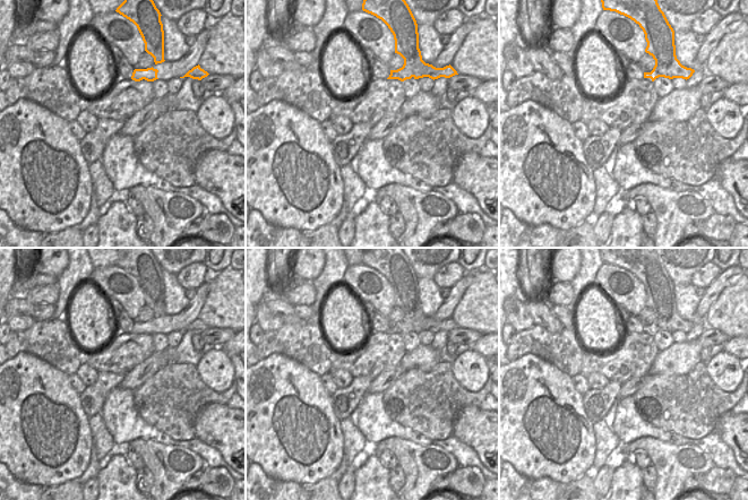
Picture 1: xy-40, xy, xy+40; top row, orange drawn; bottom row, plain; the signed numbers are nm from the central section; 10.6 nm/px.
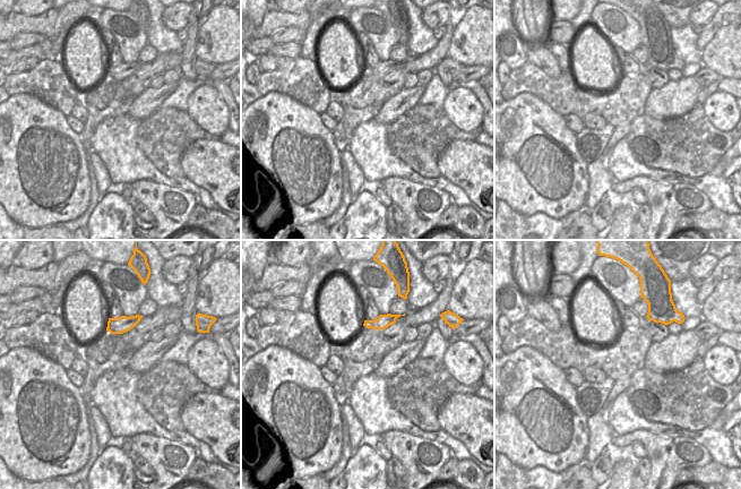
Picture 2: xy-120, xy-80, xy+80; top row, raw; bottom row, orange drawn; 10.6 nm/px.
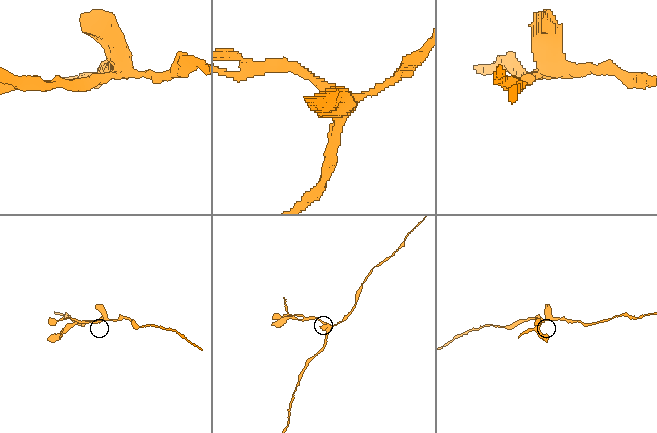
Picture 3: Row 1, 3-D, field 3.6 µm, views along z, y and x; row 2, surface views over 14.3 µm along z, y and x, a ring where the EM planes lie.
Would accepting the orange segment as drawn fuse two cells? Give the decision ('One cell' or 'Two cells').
Two cells

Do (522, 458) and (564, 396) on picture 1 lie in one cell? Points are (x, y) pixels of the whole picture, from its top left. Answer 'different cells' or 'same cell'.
same cell

